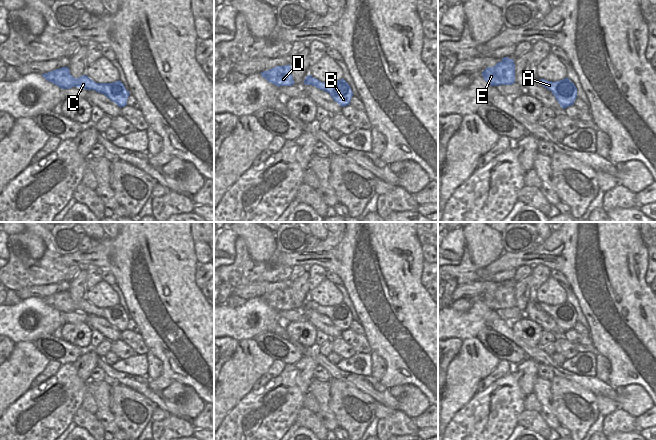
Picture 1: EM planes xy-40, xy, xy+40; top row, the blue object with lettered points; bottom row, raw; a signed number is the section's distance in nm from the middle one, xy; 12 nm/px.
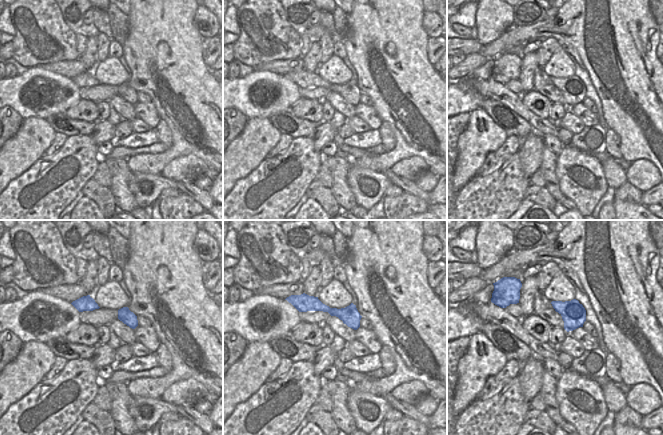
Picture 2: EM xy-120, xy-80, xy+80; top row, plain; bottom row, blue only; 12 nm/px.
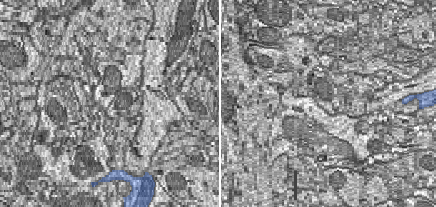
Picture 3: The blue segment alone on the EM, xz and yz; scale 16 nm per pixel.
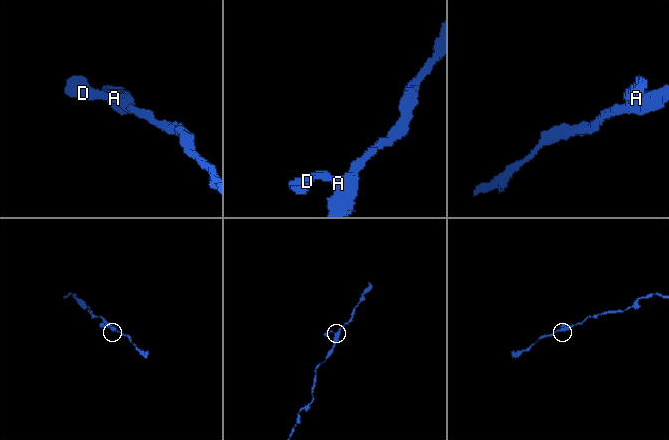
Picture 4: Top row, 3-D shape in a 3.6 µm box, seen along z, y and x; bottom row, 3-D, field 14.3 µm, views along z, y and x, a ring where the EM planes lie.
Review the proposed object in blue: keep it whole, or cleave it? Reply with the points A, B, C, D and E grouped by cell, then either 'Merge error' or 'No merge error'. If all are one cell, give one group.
Groups: A B C D E. No merge error.

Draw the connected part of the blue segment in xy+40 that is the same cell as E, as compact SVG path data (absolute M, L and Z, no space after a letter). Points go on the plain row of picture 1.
M504 281L494 291L487 291L482 300L490 310L512 309L515 307L514 284Z

